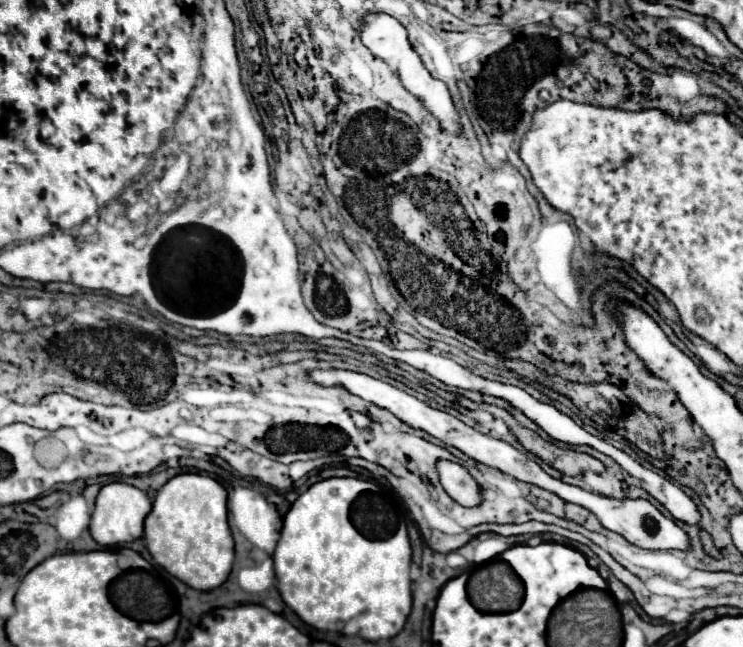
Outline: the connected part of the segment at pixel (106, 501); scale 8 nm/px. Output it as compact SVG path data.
M109 483L109 485L101 487L101 491L97 495L97 505L91 515L91 525L89 525L91 537L103 547L131 543L131 541L143 537L145 517L149 511L151 511L151 501L141 489L127 485L127 483Z

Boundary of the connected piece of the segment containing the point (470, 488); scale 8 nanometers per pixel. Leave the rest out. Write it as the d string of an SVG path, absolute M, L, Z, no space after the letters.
M439 461L437 471L441 477L443 489L453 501L457 501L463 507L477 507L481 503L481 489L477 481L459 463Z

